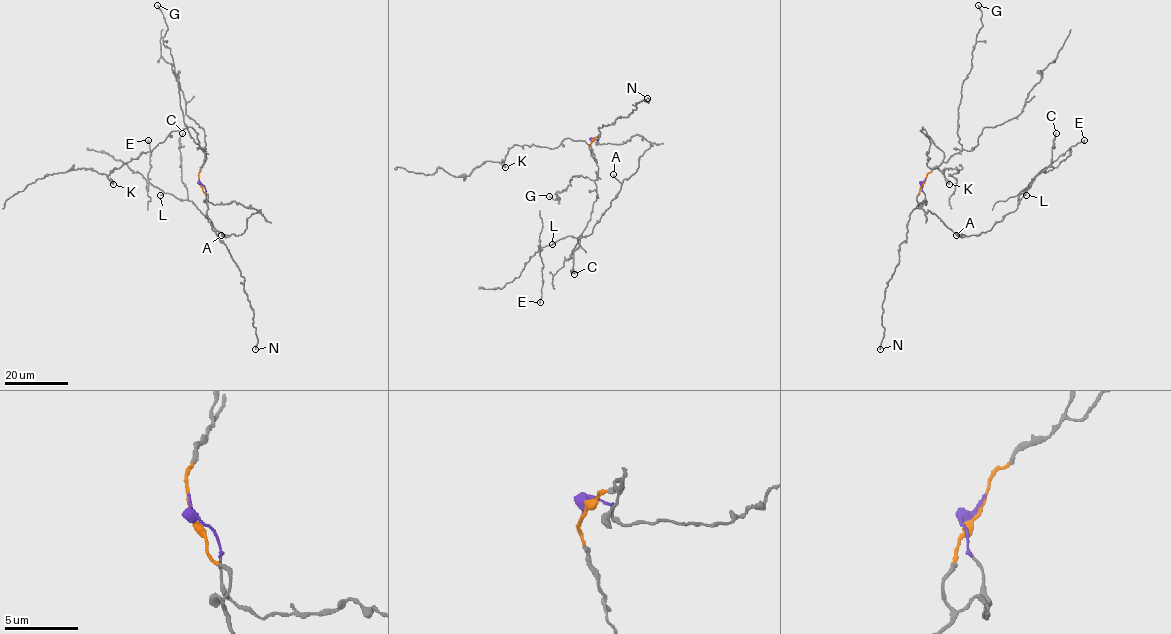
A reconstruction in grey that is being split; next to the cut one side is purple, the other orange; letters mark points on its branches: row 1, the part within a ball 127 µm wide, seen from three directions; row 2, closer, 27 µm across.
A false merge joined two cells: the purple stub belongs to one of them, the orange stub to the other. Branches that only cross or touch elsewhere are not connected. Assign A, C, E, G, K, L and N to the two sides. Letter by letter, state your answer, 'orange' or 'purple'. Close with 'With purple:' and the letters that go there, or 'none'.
A: purple
C: purple
E: purple
G: orange
K: orange
L: purple
N: orange
With purple: A, C, E, L

